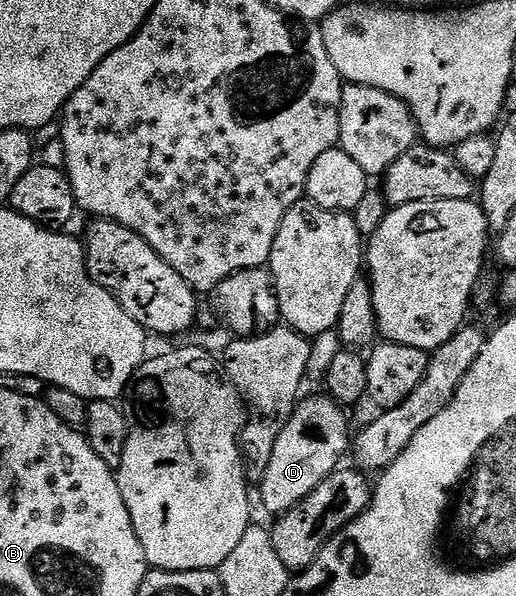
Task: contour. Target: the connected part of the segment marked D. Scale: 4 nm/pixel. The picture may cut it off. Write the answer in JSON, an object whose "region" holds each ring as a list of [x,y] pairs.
{"region":[[[323,392],[306,398],[296,405],[289,424],[285,424],[281,436],[277,436],[269,468],[265,468],[258,483],[259,498],[271,516],[291,510],[301,500],[305,500],[305,496],[309,496],[309,492],[313,492],[321,480],[340,469],[342,462],[339,461],[346,454],[348,457],[353,442],[353,430],[347,427],[348,411],[344,407]]]}

